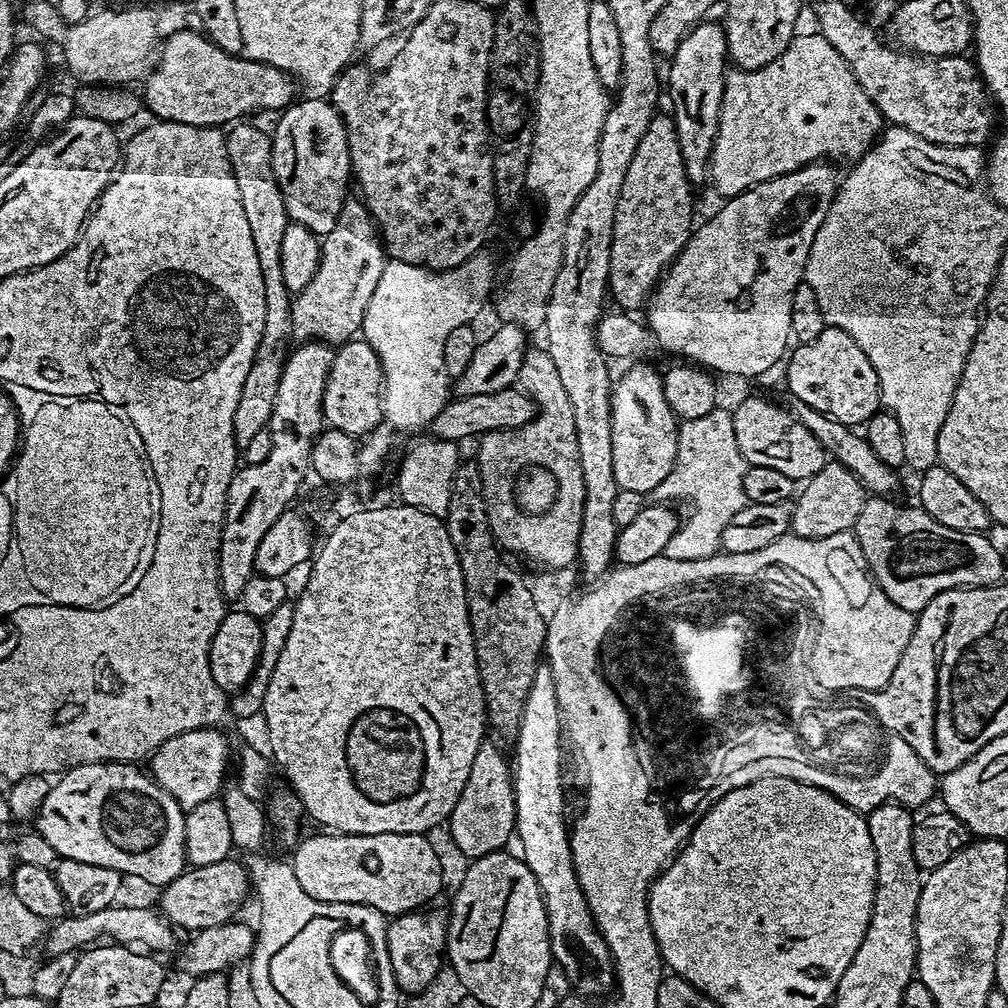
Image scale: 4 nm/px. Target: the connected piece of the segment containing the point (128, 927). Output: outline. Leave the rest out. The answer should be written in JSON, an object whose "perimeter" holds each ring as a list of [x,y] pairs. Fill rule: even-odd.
{"perimeter":[[[113,906],[85,916],[68,914],[61,919],[57,919],[49,927],[47,935],[42,940],[42,947],[44,946],[43,955],[50,957],[66,954],[80,947],[91,945],[94,941],[97,941],[94,939],[100,935],[108,936],[104,938],[120,946],[143,946],[153,953],[160,954],[163,948],[171,946],[172,932],[174,933],[173,925],[169,924],[159,911],[152,908],[122,909]],[[140,944],[145,944],[145,946]]]}

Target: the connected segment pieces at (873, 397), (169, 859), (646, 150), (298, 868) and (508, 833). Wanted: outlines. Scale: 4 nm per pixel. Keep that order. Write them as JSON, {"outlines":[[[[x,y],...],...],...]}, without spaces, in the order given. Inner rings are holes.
{"outlines":[[[[826,326],[814,342],[796,344],[791,352],[787,357],[788,388],[797,401],[849,426],[867,425],[868,419],[881,411],[878,374],[874,366],[870,366],[870,358],[866,358],[862,346],[858,346],[850,334],[835,326]]],[[[101,762],[99,764],[80,764],[77,768],[67,769],[57,779],[61,780],[57,784],[55,781],[49,787],[43,802],[36,809],[34,813],[34,821],[36,820],[34,828],[53,847],[57,857],[73,860],[74,862],[90,862],[90,866],[106,866],[115,872],[138,875],[141,878],[146,878],[147,882],[163,886],[169,884],[174,878],[178,878],[186,868],[186,857],[184,855],[184,817],[186,812],[169,792],[158,787],[156,781],[152,779],[147,771],[139,772],[136,767],[137,765],[132,762]]],[[[657,114],[646,126],[638,150],[634,150],[634,159],[630,161],[630,170],[626,170],[622,194],[618,194],[618,206],[614,210],[608,292],[611,299],[612,296],[616,299],[617,309],[643,309],[658,277],[684,249],[684,243],[694,231],[692,192],[694,188],[688,183],[678,146],[676,121],[671,115]]],[[[321,833],[301,839],[290,860],[298,884],[312,898],[331,904],[368,905],[393,916],[425,907],[443,889],[439,858],[425,833]]],[[[481,744],[474,758],[474,766],[470,766],[470,778],[466,778],[466,786],[454,806],[446,827],[452,833],[458,849],[466,857],[489,856],[492,852],[501,851],[504,844],[514,836],[516,826],[516,795],[512,789],[512,773],[510,760],[496,744]]]]}

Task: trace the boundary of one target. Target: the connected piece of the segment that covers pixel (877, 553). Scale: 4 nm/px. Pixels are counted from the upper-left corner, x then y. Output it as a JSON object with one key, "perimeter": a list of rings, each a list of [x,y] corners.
{"perimeter":[[[868,498],[858,514],[856,541],[877,586],[902,610],[918,614],[938,594],[955,588],[988,588],[1005,579],[1000,552],[978,532],[950,530],[919,506],[903,508],[892,498]]]}

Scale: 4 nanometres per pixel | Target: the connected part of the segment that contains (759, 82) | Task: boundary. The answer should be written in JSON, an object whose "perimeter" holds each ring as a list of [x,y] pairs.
{"perimeter":[[[803,34],[794,36],[792,41],[788,43],[788,49],[777,60],[762,66],[754,72],[729,71],[724,78],[724,100],[726,101],[726,106],[720,107],[720,120],[728,120],[728,172],[732,174],[732,186],[738,189],[739,192],[745,192],[746,189],[766,182],[770,178],[778,178],[787,172],[805,168],[808,164],[827,160],[832,162],[837,162],[836,160],[855,162],[861,156],[865,156],[868,149],[876,143],[886,124],[884,117],[874,106],[874,102],[870,102],[866,90],[862,90],[862,86],[858,86],[858,82],[852,78],[850,66],[844,64],[844,60],[838,54],[838,50],[834,50],[834,46],[830,46],[830,42],[826,42],[816,34],[813,34],[813,36],[803,36]]]}

